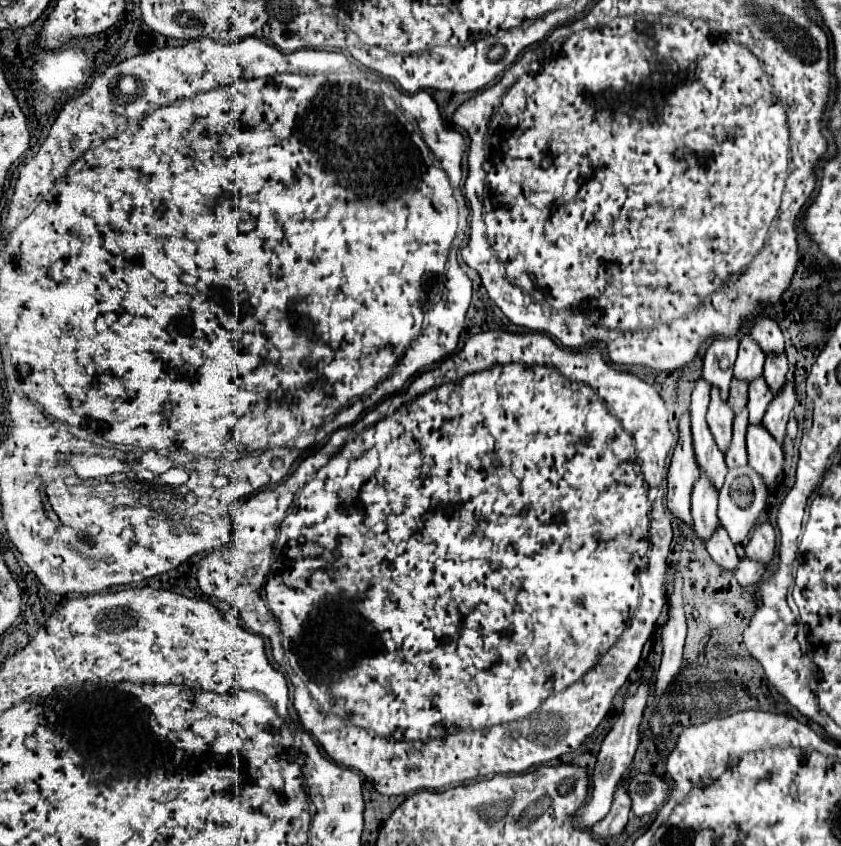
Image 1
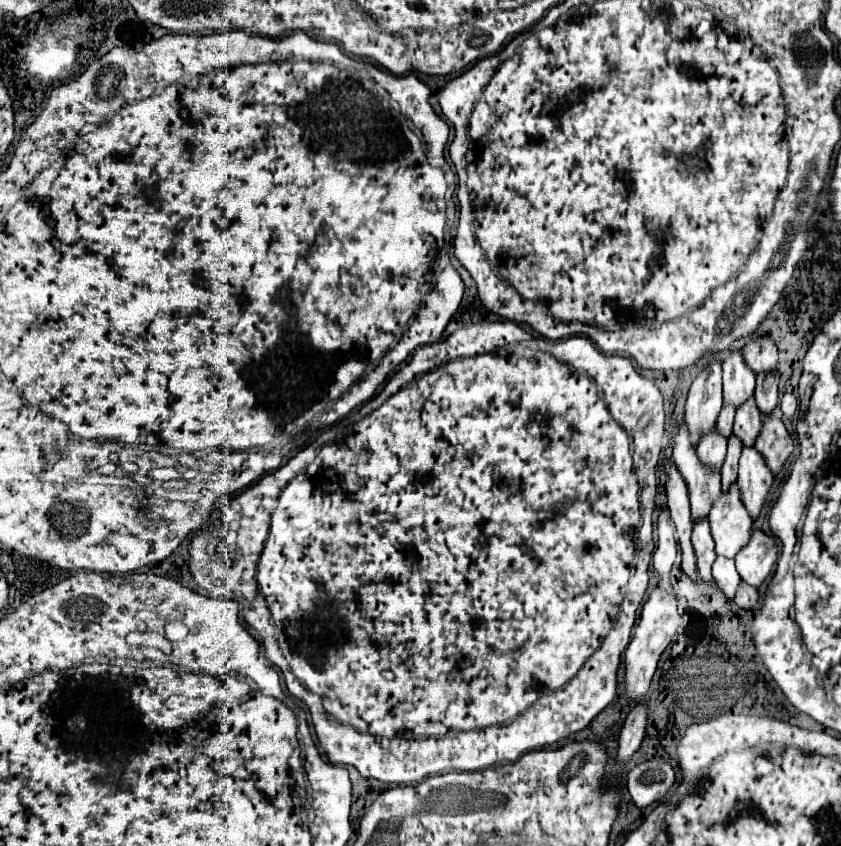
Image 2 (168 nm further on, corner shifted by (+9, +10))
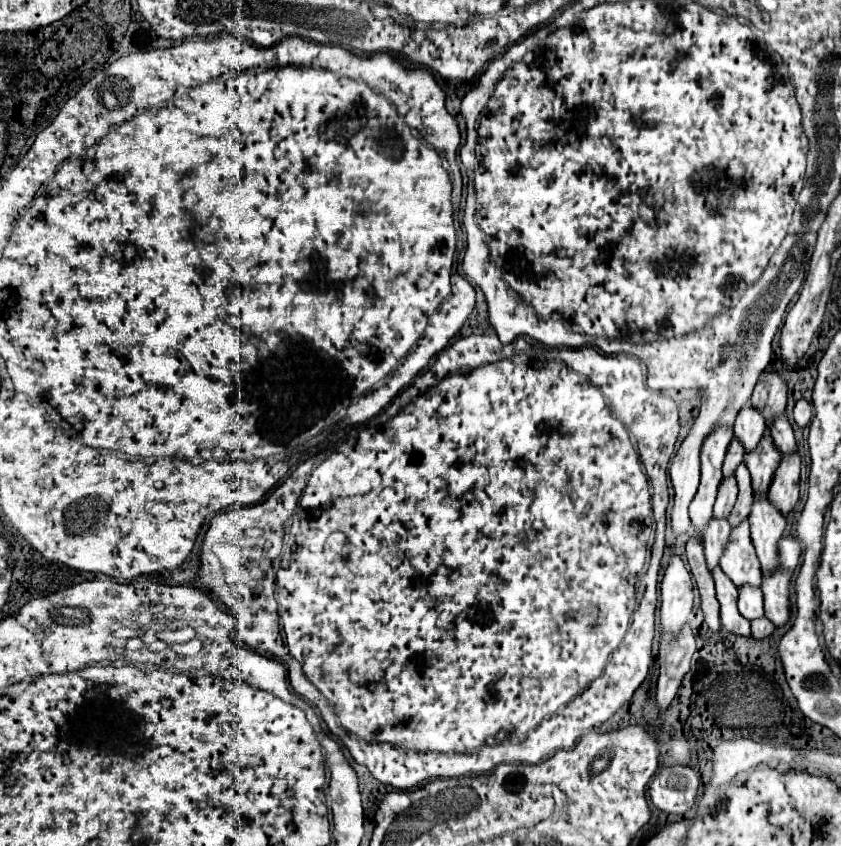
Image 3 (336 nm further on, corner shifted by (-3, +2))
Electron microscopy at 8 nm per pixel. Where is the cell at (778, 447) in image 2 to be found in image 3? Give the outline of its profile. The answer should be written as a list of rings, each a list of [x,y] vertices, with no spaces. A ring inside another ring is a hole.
[[[799,453],[783,455],[781,465],[777,467],[773,483],[769,487],[771,505],[783,517],[787,517],[799,501],[799,463],[801,463]]]

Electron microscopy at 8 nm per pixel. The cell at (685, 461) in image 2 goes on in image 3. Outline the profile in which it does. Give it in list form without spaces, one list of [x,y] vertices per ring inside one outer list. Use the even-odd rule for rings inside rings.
[[[711,519],[705,537],[703,537],[703,547],[705,547],[705,557],[707,557],[707,567],[713,573],[713,569],[719,567],[719,559],[725,551],[725,543],[729,541],[731,527],[723,519]]]

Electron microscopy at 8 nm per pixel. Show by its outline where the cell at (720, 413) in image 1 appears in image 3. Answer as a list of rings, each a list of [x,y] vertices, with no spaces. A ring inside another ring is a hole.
[[[735,477],[721,481],[717,501],[715,501],[715,519],[727,519],[737,499],[737,483]]]

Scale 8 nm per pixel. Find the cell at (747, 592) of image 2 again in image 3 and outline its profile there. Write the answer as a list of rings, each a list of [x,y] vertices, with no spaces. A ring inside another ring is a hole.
[[[761,617],[761,619],[755,619],[755,621],[751,623],[751,631],[753,631],[753,637],[755,637],[757,641],[761,641],[761,639],[771,637],[771,635],[775,633],[775,627],[773,627],[773,623],[769,623],[769,619]]]

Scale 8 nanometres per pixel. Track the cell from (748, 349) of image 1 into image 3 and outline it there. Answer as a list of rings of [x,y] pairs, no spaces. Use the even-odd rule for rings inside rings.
[[[745,407],[743,411],[739,411],[733,433],[735,439],[739,439],[739,443],[743,445],[745,453],[753,451],[763,437],[763,419],[759,419],[759,411],[755,411],[753,407]]]

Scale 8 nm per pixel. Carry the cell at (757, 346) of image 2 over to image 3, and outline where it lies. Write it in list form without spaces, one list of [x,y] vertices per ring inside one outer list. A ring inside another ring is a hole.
[[[765,371],[759,383],[755,385],[751,405],[761,411],[765,425],[769,427],[777,415],[785,413],[787,403],[787,385],[777,375],[777,371]]]

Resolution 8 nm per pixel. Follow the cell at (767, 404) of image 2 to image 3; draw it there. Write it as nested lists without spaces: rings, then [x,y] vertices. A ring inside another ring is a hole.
[[[783,415],[783,419],[779,419],[779,423],[775,423],[775,427],[771,427],[771,437],[775,447],[783,453],[783,455],[791,455],[797,451],[795,445],[795,437],[793,437],[793,429],[787,421],[787,417]]]

